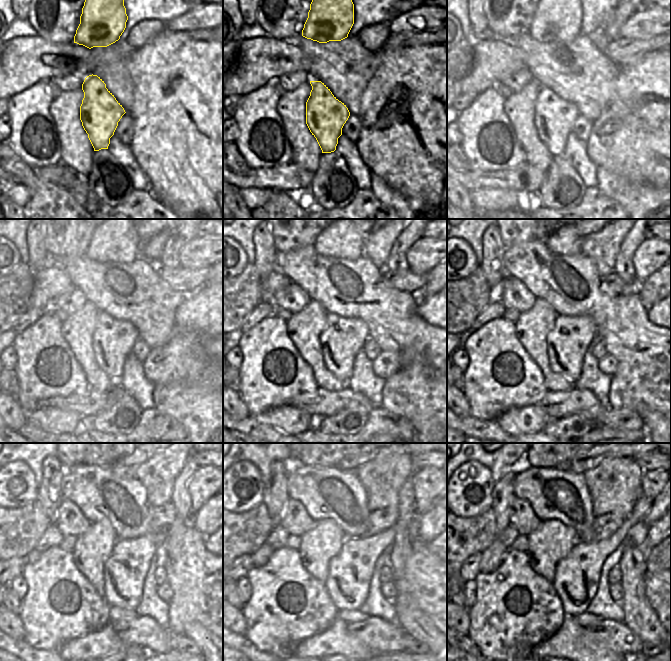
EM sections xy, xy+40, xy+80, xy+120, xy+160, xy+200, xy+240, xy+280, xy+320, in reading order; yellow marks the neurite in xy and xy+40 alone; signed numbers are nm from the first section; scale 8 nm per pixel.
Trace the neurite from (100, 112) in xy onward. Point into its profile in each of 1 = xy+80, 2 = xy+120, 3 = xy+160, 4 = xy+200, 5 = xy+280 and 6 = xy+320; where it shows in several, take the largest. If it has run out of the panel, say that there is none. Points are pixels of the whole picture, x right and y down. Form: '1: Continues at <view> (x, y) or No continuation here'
1: Continues at xy+80 (554, 117)
2: Continues at xy+120 (112, 340)
3: Continues at xy+160 (342, 339)
4: Continues at xy+200 (570, 339)
5: Continues at xy+280 (349, 572)
6: Continues at xy+320 (576, 577).

